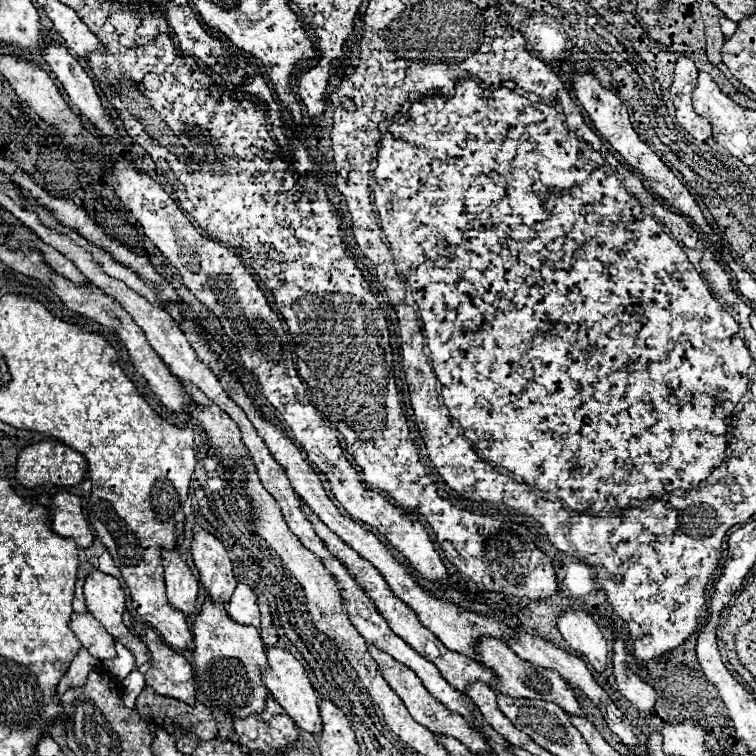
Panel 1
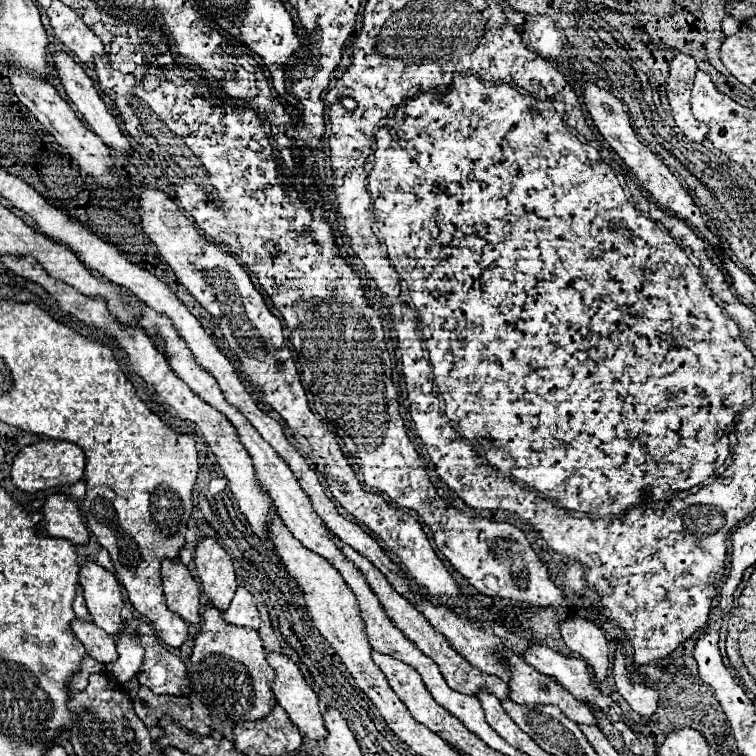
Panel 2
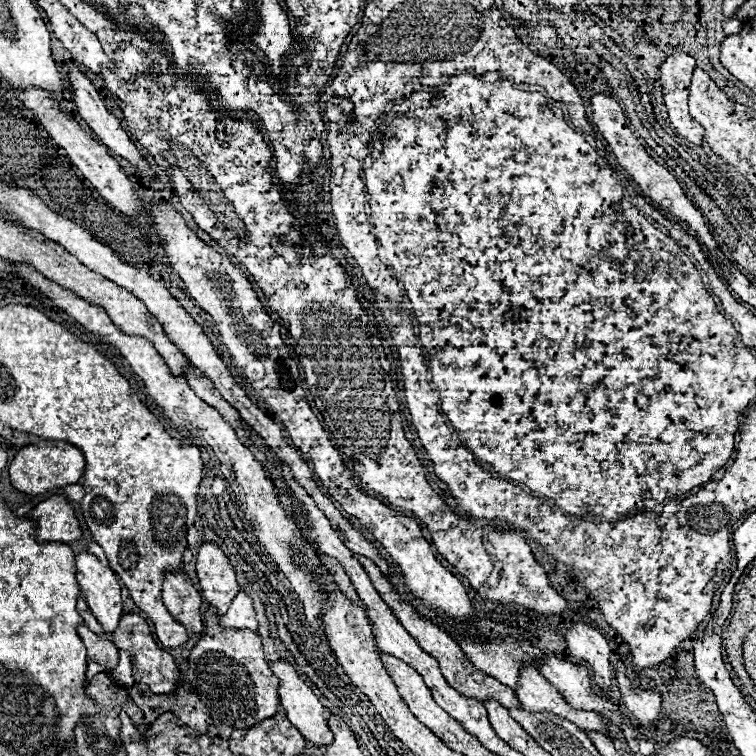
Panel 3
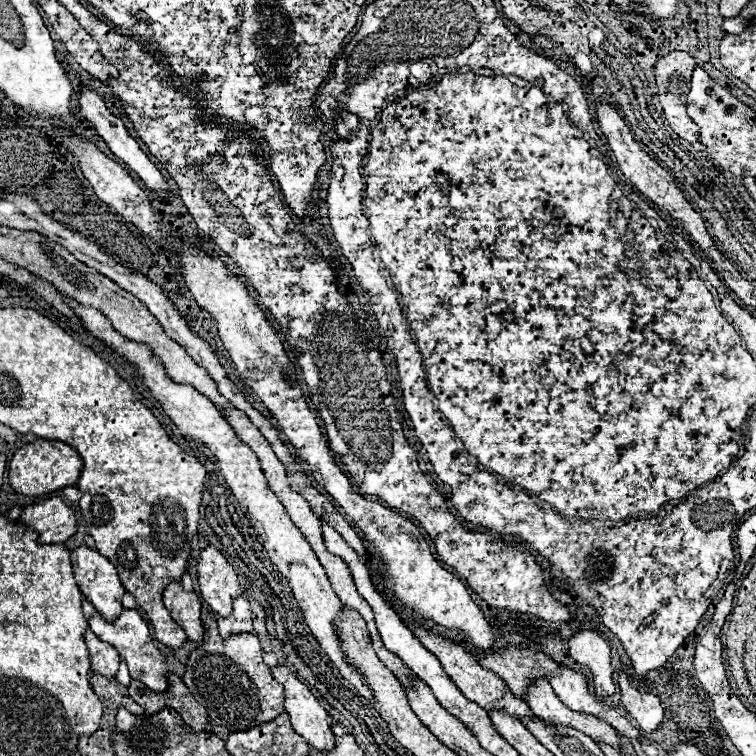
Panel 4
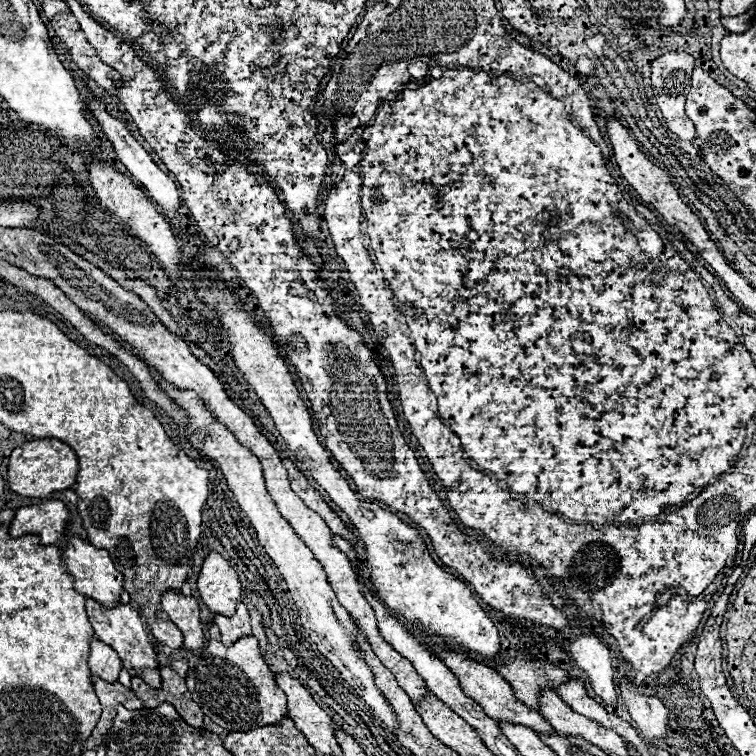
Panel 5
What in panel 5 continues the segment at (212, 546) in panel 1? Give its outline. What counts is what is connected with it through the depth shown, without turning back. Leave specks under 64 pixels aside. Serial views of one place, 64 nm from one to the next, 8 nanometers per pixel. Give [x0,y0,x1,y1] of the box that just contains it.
[198,552,240,616]

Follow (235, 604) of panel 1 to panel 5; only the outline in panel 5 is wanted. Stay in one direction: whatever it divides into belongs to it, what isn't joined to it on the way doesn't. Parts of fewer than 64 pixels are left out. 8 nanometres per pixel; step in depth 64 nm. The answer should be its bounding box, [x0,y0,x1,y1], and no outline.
[214,602,252,644]

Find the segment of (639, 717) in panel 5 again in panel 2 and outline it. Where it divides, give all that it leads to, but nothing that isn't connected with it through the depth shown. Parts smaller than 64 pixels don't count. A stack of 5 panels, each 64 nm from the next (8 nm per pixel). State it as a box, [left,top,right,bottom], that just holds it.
[614,644,658,716]

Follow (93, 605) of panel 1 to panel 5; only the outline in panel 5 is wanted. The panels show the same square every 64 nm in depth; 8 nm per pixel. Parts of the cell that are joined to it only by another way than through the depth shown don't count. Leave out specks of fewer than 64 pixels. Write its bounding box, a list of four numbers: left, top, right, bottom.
[64,534,124,608]

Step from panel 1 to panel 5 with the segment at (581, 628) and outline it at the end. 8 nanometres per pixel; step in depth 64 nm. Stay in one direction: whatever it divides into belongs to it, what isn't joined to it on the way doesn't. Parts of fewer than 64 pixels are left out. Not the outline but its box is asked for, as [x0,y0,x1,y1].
[570,634,616,706]

